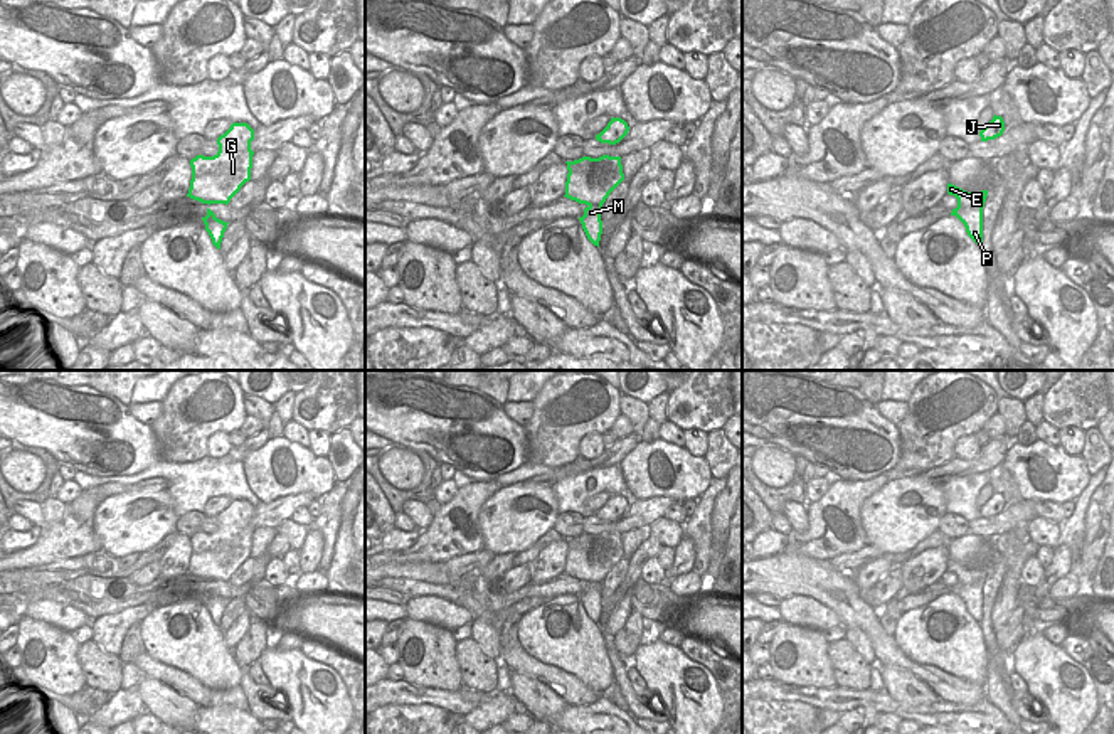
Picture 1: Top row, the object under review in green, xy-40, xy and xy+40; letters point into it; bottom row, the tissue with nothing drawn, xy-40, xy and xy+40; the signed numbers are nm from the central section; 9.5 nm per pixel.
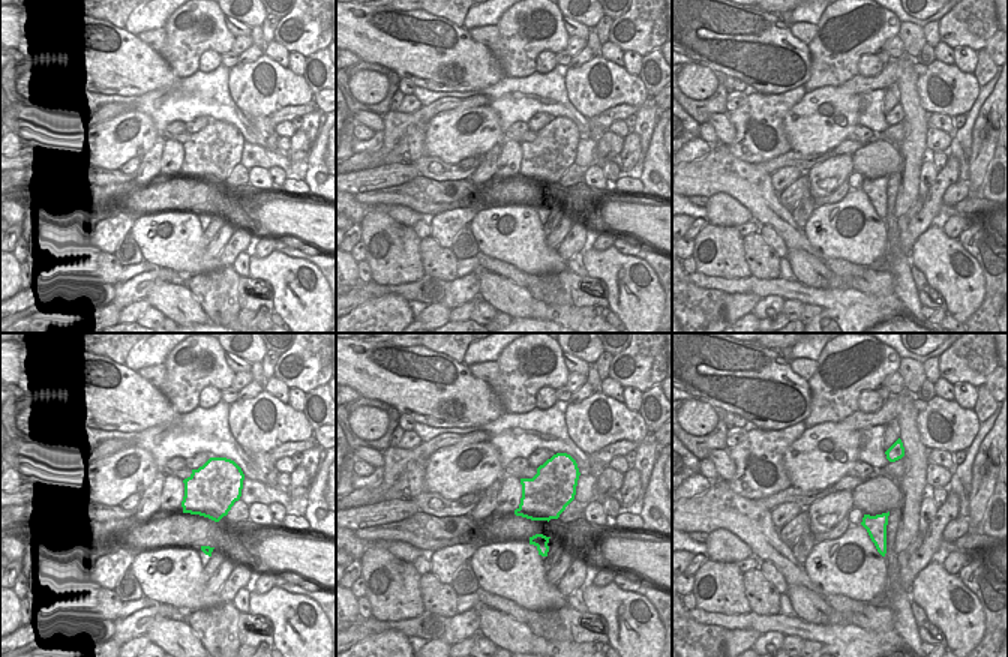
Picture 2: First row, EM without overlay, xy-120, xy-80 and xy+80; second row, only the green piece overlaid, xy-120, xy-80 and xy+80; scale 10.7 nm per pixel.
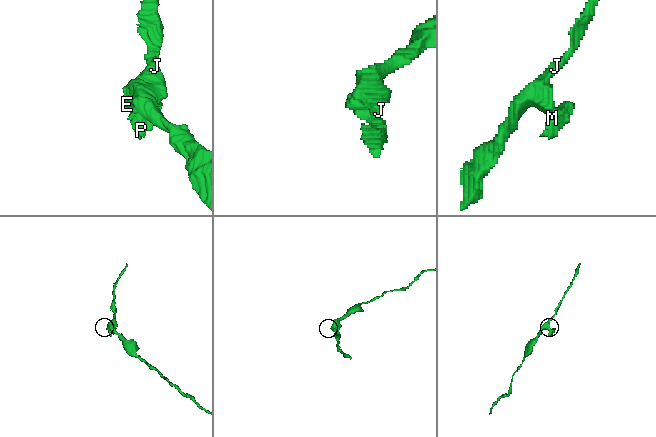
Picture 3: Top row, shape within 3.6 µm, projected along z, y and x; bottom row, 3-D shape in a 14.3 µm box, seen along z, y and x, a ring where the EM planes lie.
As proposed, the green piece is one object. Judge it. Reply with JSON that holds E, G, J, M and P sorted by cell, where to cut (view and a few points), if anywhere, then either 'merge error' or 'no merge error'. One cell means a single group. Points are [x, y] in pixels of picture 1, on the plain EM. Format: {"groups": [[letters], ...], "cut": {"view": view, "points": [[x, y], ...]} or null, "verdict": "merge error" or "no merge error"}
{"groups": [["E", "G", "J"], ["M", "P"]], "cut": {"view": "xy+40", "points": [[986, 569], [975, 581], [958, 581]]}, "verdict": "merge error"}

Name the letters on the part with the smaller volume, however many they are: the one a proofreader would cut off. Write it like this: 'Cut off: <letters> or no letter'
Cut off: M, P

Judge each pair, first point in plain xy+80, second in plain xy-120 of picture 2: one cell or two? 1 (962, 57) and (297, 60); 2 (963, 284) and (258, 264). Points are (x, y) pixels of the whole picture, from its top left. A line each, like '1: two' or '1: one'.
1: one
2: one

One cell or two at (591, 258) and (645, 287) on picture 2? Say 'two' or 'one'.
one

